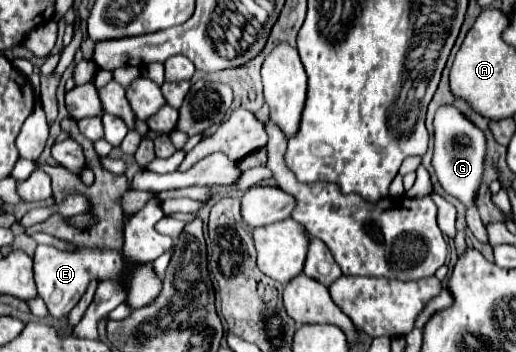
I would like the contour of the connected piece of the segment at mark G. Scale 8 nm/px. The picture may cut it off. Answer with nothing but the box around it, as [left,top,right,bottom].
[432,105,488,243]

